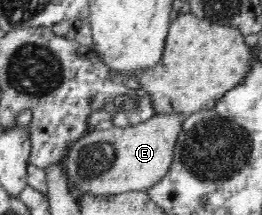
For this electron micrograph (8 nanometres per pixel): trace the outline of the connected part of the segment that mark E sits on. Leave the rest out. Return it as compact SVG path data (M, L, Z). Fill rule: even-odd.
M159 114L135 126L113 127L88 131L77 139L61 160L69 177L71 190L77 197L83 193L113 196L131 191L147 191L159 182L171 162L179 132L183 130L185 114Z

